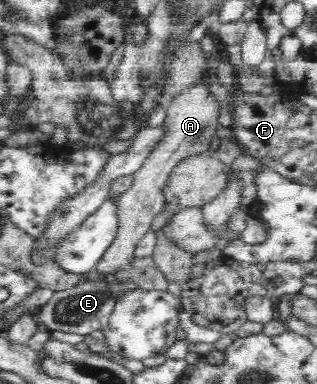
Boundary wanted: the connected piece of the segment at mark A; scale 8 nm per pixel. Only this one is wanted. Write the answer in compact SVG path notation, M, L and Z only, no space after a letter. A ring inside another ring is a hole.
M204 80L190 86L186 91L172 98L167 106L166 125L170 127L168 136L152 150L144 164L133 174L133 183L125 192L114 199L117 236L108 248L103 262L96 268L99 273L116 273L116 271L132 262L132 254L138 242L151 231L152 222L165 207L163 190L168 175L183 159L209 149L211 138L218 128L217 101L211 98L208 85Z

